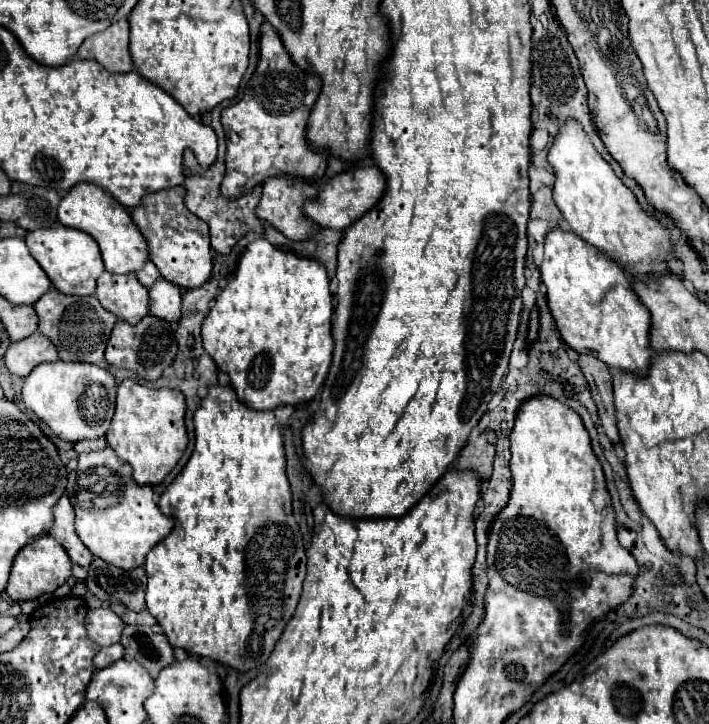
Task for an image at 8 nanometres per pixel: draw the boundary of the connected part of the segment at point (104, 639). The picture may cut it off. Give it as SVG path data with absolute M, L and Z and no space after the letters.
M110 608L90 610L86 616L88 638L100 646L110 646L112 642L118 642L122 634L122 626L124 622Z

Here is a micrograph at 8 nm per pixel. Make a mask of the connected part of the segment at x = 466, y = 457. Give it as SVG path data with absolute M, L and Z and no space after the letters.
M492 430L480 432L478 438L468 442L468 446L460 452L456 468L458 470L474 468L480 472L484 480L488 480L492 472L492 462L494 462L494 450L496 450L496 432Z

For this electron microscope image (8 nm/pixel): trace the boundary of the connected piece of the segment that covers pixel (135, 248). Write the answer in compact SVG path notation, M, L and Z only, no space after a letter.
M76 184L72 190L68 190L68 194L58 204L56 218L68 228L76 228L90 234L100 246L106 270L112 274L138 272L148 260L148 246L140 230L132 222L128 210L94 184Z

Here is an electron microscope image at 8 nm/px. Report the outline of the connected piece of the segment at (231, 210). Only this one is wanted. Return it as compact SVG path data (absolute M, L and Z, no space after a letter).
M186 156L184 158L184 188L186 188L186 208L196 214L198 218L202 218L208 226L210 226L210 238L212 238L212 248L220 254L230 254L232 246L250 230L254 232L260 232L262 224L260 220L256 218L254 214L254 208L260 200L260 194L262 194L262 186L254 186L246 196L240 196L240 198L234 198L234 200L228 200L220 194L218 190L218 184L224 176L224 160L216 160L210 168L202 168L198 164L198 160L194 156Z

